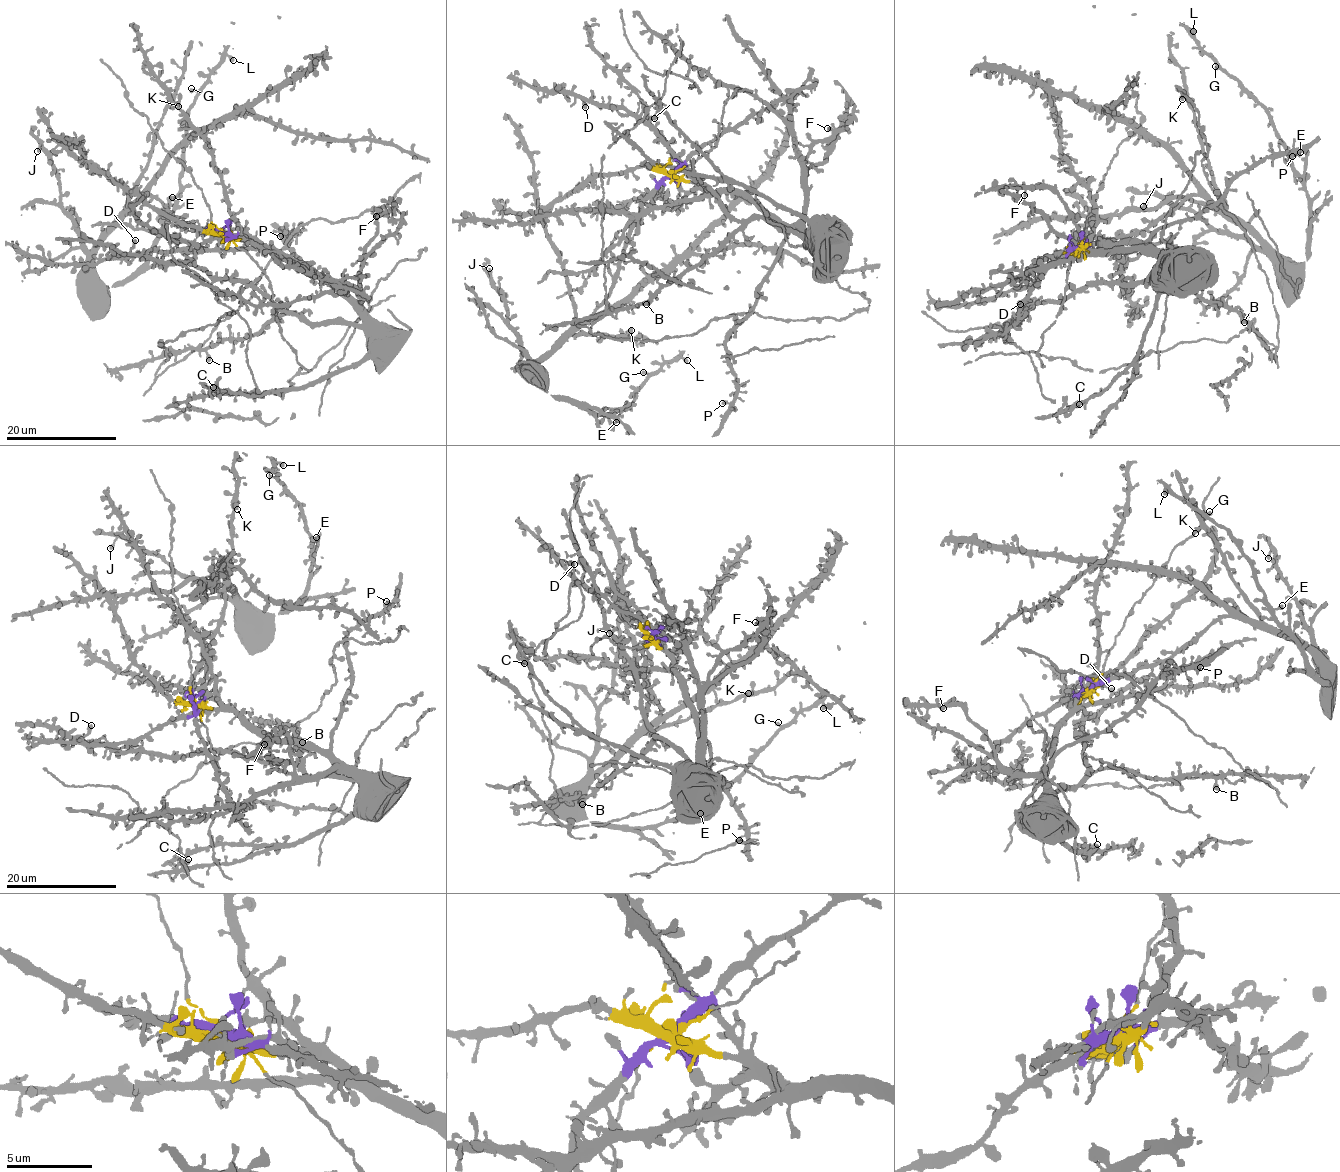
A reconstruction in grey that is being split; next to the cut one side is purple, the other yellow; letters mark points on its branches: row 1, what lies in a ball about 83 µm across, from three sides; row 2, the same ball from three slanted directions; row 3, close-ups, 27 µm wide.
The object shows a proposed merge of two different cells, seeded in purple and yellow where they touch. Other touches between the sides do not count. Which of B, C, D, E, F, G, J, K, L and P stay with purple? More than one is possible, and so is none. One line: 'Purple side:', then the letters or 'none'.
Purple side: E, G, J, K, L

